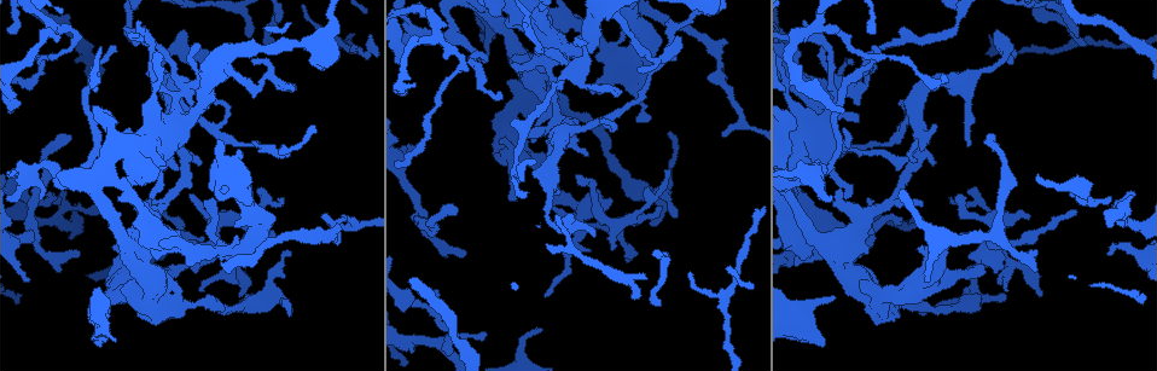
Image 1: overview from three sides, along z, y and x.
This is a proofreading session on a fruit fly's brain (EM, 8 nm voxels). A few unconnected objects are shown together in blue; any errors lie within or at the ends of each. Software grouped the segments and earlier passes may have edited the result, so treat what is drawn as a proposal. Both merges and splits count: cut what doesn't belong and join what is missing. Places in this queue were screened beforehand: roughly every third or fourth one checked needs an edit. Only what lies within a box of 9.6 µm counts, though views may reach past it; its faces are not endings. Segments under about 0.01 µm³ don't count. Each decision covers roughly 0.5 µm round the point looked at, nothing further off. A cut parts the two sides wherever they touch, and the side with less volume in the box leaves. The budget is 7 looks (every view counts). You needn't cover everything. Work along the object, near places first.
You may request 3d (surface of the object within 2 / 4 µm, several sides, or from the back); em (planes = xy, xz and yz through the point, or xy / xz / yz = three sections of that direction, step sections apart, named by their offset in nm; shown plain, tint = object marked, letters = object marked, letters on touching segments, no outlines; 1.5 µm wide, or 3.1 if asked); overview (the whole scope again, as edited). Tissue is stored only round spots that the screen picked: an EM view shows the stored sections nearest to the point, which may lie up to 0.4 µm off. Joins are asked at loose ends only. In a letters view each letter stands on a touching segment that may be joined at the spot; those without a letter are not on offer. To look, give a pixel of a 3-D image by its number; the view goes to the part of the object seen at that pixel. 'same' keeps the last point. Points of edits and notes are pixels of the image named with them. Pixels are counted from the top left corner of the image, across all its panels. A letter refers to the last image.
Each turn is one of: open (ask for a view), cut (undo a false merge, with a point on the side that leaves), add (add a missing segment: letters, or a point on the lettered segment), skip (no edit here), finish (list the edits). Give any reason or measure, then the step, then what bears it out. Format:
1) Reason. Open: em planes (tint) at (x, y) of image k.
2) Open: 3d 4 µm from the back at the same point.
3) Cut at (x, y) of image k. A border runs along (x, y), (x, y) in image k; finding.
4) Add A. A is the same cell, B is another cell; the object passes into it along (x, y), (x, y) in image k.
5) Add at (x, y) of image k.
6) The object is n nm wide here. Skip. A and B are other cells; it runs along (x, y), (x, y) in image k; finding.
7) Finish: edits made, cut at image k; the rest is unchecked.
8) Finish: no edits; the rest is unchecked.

An open end. Open: em yz step 8 (letters) at (992, 135) of image 1.

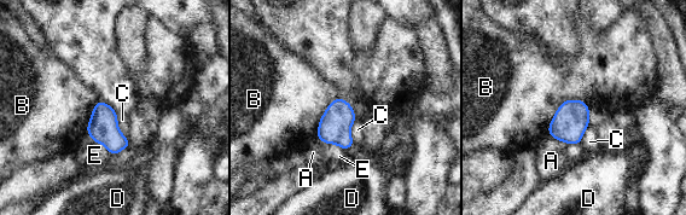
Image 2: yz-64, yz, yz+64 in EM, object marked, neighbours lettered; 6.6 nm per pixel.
The object is 200 nm wide here. Skip. A, B, C, D and E are other cells; a border runs along (587, 104), (565, 99), (547, 132) in image 2; no lettered segment goes on from it.

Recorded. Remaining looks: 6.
A narrow waist. Open: 3d 4 µm at (448, 338) of image 1.

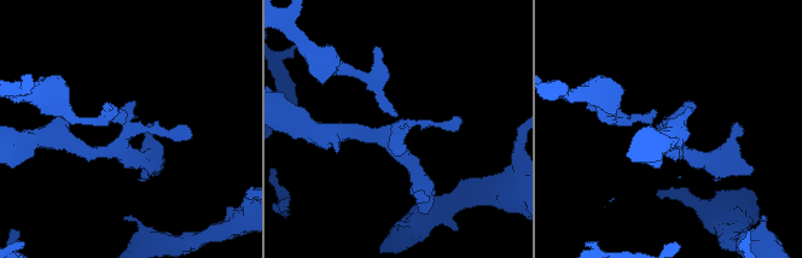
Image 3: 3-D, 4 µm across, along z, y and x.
Now the EM. Open: em planes (tint) at (399, 128) of image 3.

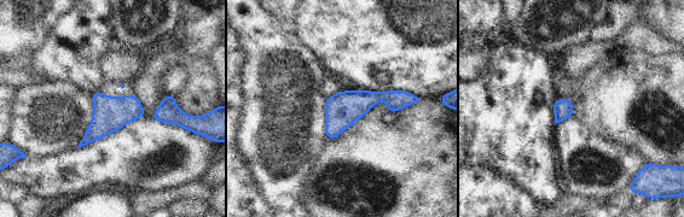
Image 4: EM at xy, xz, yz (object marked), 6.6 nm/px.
See the neighbours. Open: em planes (letters) at the same point.

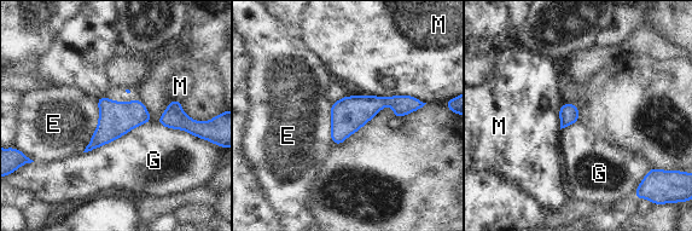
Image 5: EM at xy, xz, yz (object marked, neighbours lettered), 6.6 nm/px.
Skip. E, G and M are other cells; a border runs along (97, 99), (97, 128), (82, 151) in image 5; all the same neuron.

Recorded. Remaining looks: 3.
Branch stops here. Open: em planes (plain) at (970, 145) of image 1.

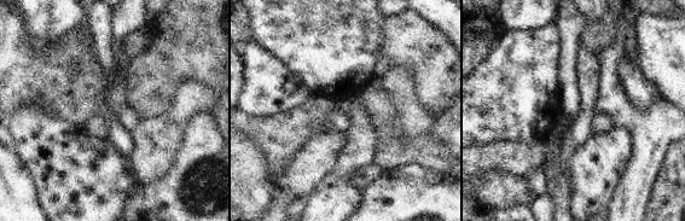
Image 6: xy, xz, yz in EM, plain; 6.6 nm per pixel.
Open: em planes (letters) at the same point.

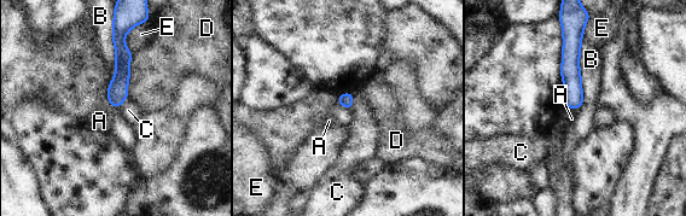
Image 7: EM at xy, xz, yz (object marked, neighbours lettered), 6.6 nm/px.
Skip. A, B, C, D and E are other cells; a border runs along (582, 39), (583, 103), (579, 109) in image 7; no lettered segment goes on from it.

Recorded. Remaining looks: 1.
Finish: no edits; the rest is unchecked.

